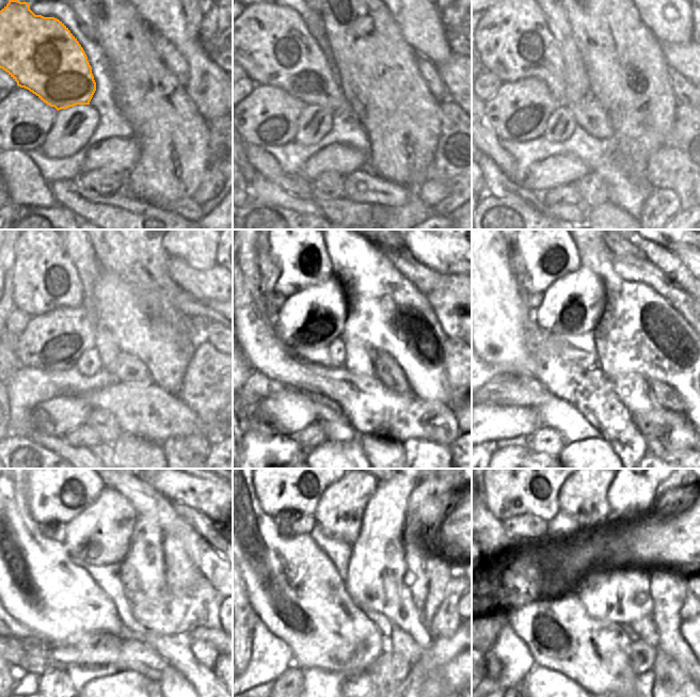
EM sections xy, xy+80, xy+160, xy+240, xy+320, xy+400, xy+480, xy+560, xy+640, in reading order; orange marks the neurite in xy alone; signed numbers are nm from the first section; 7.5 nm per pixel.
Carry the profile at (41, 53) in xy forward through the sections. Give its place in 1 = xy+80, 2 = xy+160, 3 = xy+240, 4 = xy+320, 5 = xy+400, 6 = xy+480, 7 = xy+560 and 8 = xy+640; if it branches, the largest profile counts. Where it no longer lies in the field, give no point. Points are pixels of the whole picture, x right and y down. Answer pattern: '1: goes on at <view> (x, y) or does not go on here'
1: goes on at xy+80 (271, 43)
2: goes on at xy+160 (511, 40)
3: goes on at xy+240 (45, 279)
4: goes on at xy+320 (300, 251)
5: goes on at xy+400 (547, 252)
6: goes on at xy+480 (58, 490)
7: goes on at xy+560 (279, 490)
8: goes on at xy+640 (511, 490)

